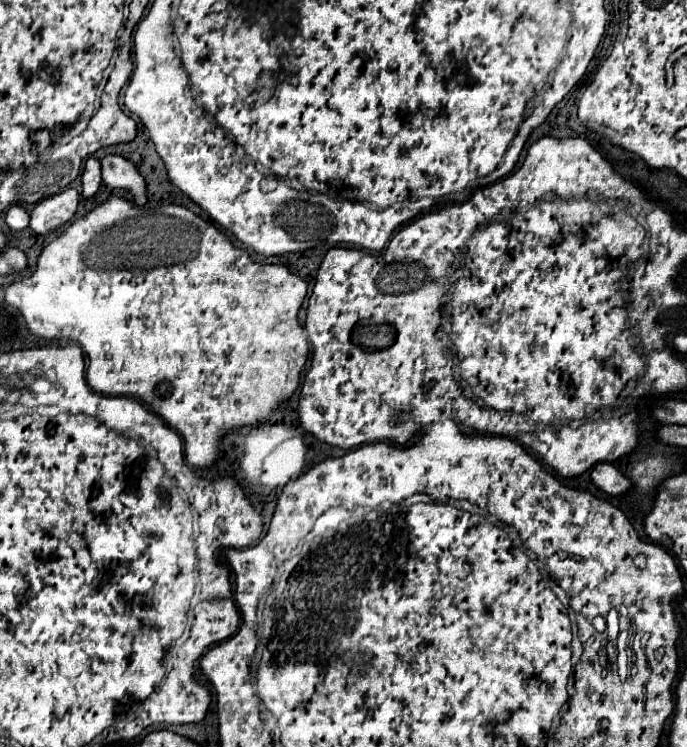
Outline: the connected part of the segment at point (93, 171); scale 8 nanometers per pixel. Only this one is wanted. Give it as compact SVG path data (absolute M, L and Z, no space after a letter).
M89 157L85 161L83 169L83 197L93 197L101 185L101 163L95 157Z

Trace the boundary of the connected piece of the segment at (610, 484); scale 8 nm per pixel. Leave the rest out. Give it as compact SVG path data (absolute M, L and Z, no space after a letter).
M597 463L591 469L591 481L609 495L621 495L629 489L629 479L619 473L611 463Z

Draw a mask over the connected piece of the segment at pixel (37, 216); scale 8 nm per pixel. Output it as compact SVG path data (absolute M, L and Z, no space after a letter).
M69 187L57 195L51 195L39 201L31 211L31 229L35 233L49 233L63 227L67 221L73 219L79 203L77 189Z

